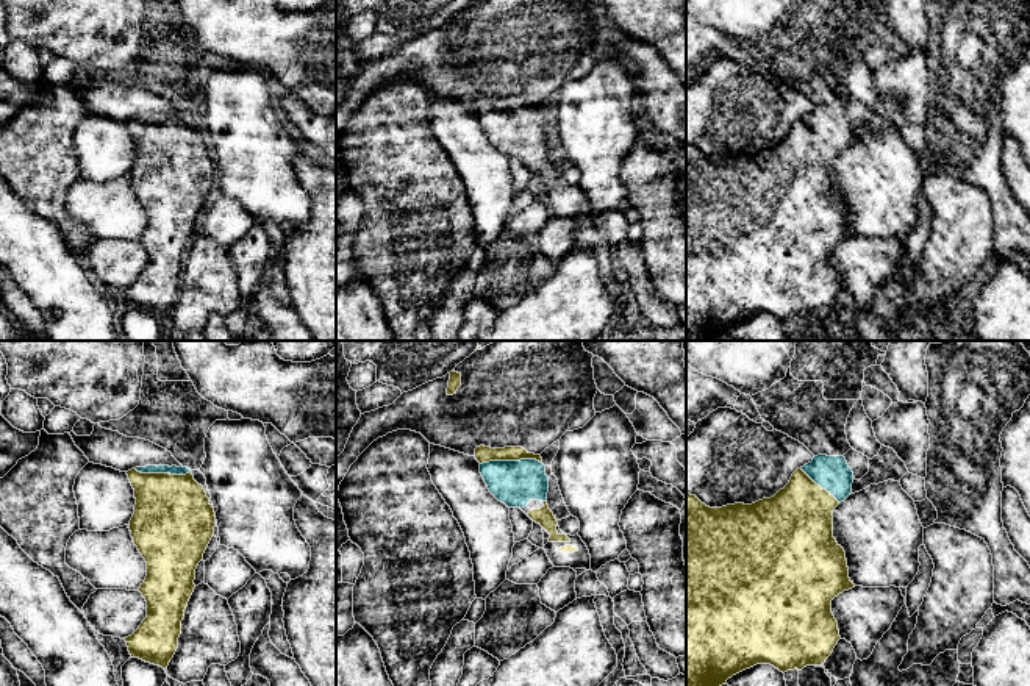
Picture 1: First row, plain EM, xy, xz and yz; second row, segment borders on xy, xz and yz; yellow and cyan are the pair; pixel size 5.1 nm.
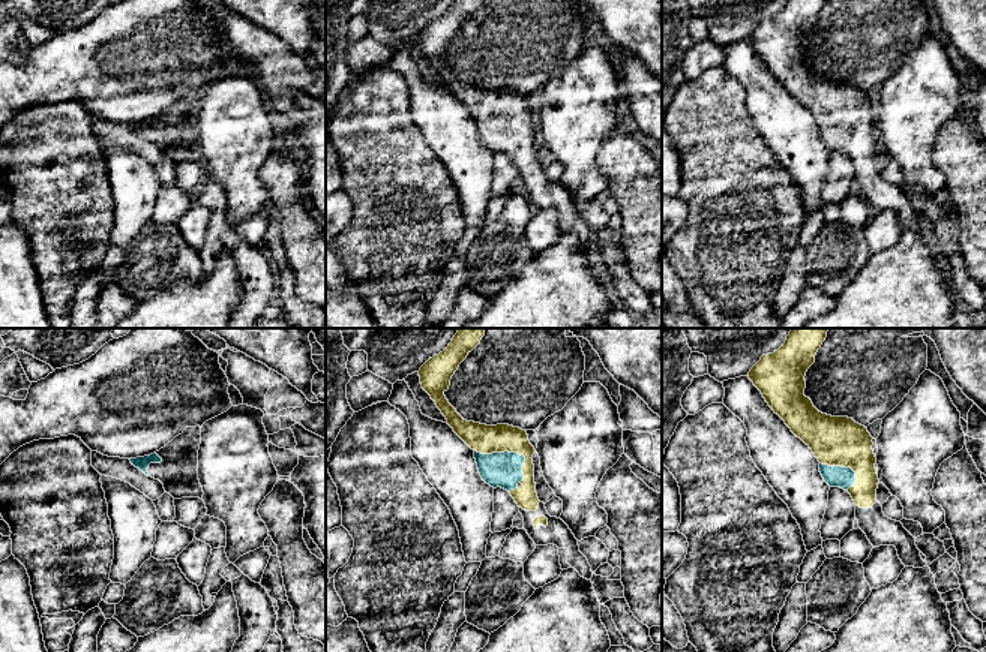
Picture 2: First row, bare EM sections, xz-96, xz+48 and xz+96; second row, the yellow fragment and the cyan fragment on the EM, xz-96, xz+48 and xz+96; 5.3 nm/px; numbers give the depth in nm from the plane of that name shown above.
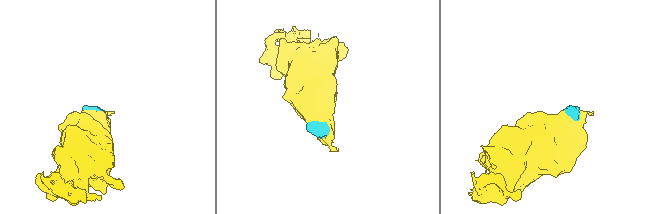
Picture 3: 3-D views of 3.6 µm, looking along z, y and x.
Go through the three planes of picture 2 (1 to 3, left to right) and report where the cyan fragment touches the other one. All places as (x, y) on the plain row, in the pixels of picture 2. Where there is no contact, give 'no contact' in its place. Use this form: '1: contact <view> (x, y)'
1: no contact
2: contact xz+48 (511, 116)
3: contact xz+96 (842, 129)

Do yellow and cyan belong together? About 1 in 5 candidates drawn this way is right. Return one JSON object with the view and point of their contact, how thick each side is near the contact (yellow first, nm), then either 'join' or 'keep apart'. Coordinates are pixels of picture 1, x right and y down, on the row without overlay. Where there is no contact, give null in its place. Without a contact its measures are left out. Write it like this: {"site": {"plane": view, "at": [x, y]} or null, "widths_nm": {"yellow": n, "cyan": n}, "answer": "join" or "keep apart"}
{"site": {"plane": "xz", "at": [510, 110]}, "widths_nm": {"yellow": 80, "cyan": 240}, "answer": "join"}

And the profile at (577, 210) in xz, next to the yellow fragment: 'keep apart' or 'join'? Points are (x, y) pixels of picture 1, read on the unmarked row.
join

